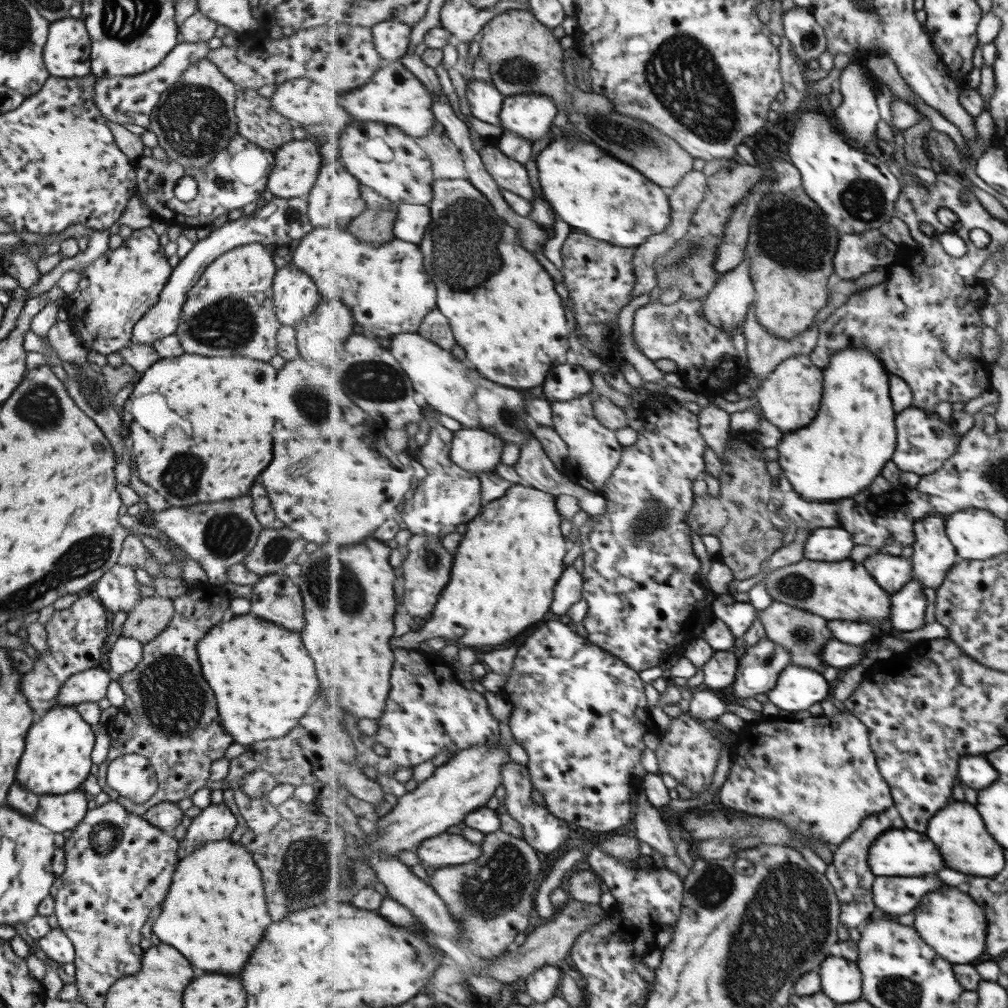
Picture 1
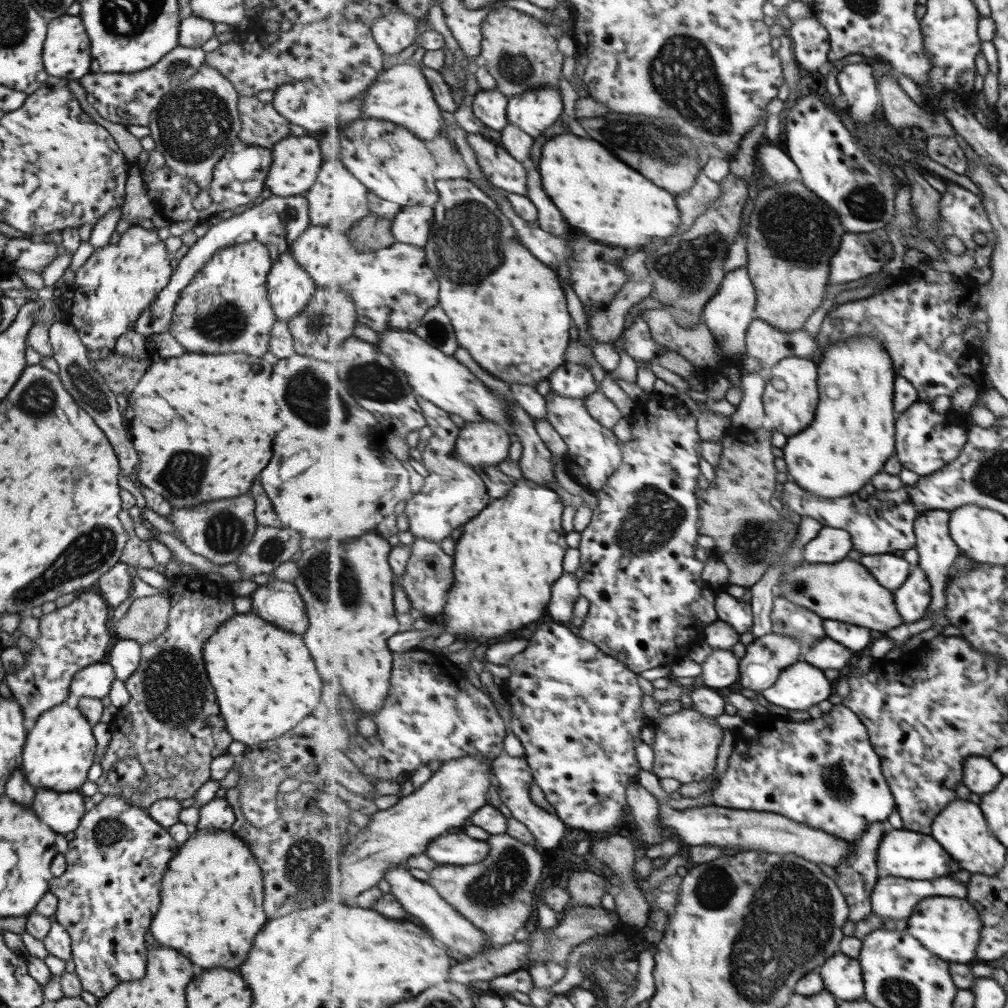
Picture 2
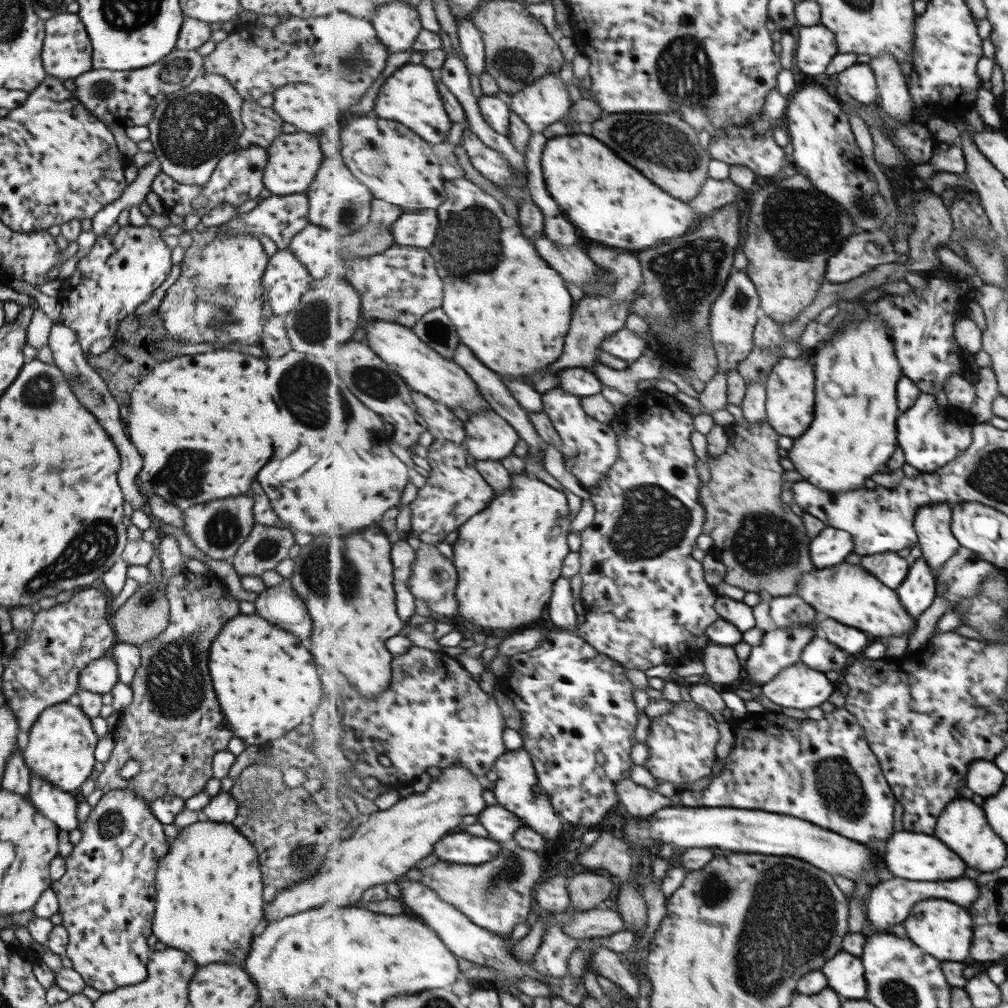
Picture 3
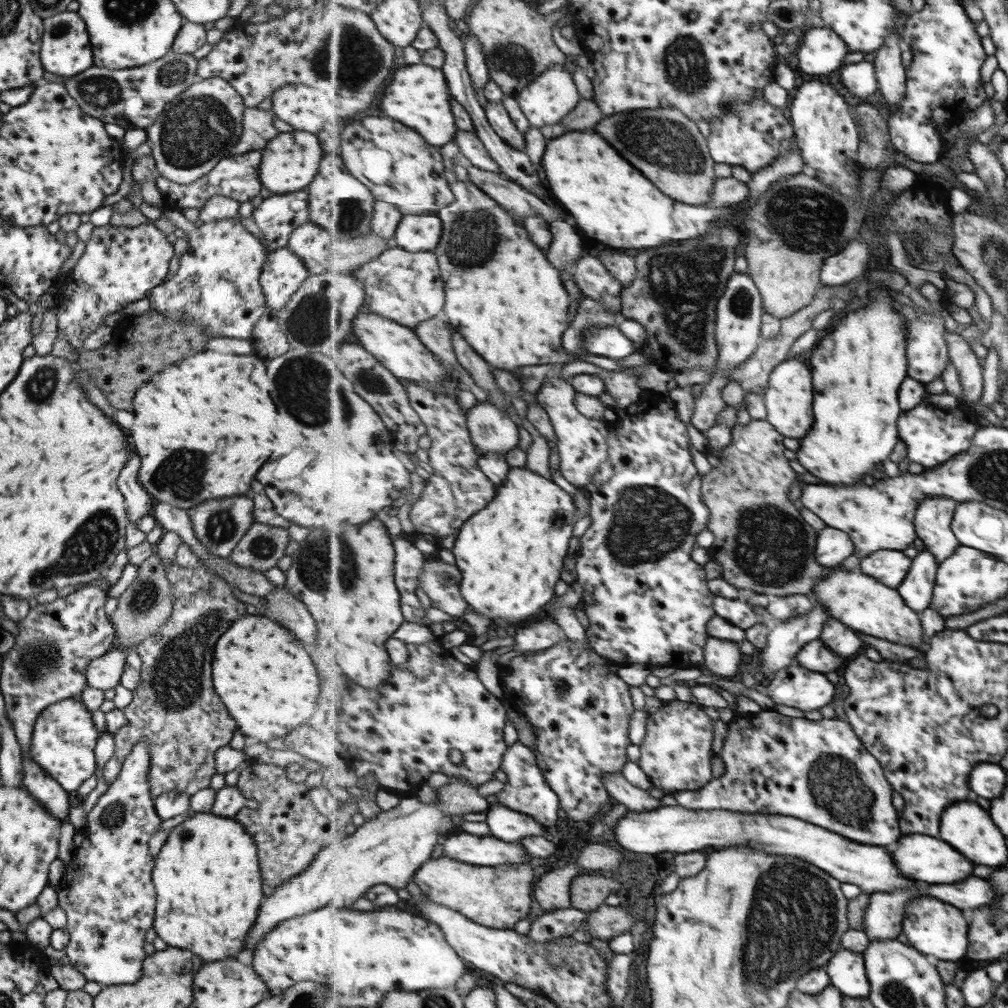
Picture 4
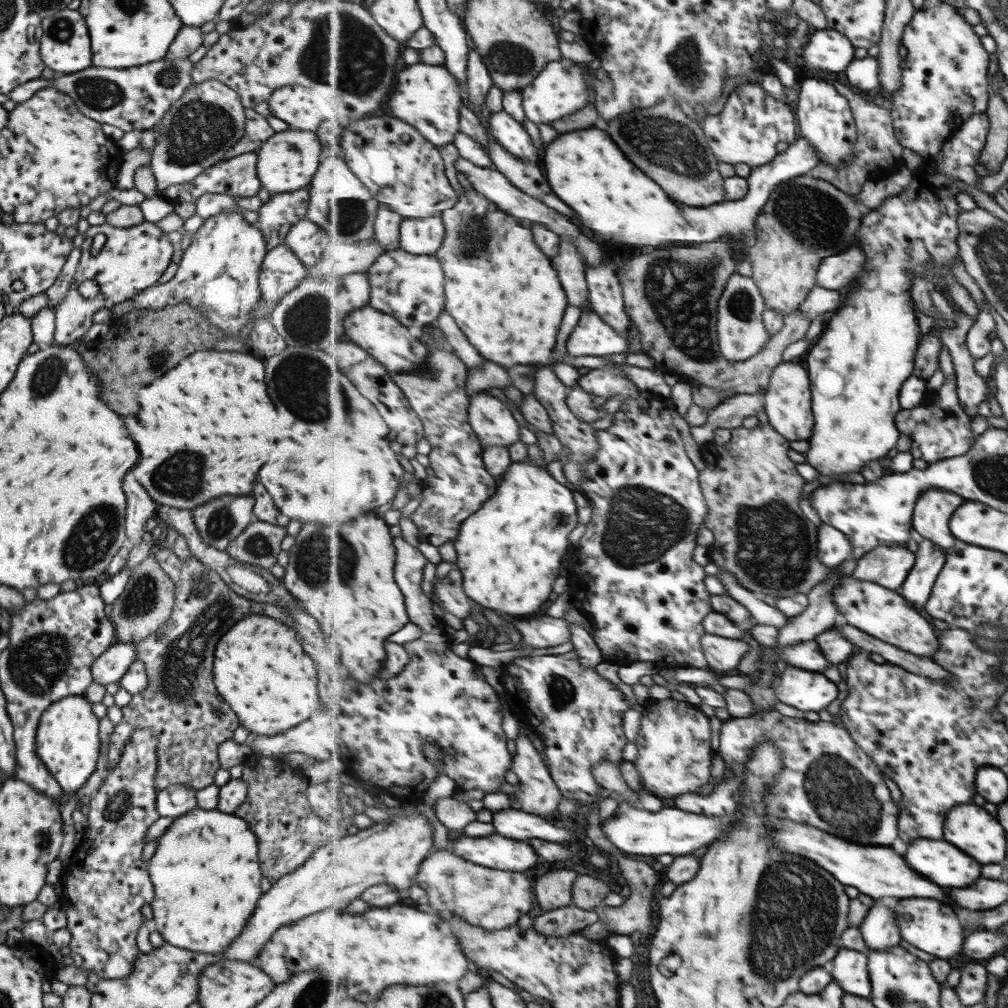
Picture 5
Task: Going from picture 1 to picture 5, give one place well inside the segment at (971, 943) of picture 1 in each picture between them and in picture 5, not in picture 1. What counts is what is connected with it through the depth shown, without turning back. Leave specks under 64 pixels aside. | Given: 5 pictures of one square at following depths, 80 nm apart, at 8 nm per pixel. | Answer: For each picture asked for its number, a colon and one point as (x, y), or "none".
2: (950, 927)
3: (941, 928)
4: (939, 930)
5: (931, 926)

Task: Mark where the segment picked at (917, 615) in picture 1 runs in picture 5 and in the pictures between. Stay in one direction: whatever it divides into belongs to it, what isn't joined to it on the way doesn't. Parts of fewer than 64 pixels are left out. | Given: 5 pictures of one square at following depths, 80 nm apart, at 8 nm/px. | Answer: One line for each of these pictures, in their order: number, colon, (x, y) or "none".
2: (914, 598)
3: (918, 593)
4: (918, 590)
5: (930, 557)

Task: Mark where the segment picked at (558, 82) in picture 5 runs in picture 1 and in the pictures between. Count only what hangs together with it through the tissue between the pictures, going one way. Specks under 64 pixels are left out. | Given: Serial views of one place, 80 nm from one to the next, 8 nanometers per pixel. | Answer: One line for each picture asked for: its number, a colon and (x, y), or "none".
1: (531, 116)
2: (535, 111)
3: (547, 101)
4: (546, 101)

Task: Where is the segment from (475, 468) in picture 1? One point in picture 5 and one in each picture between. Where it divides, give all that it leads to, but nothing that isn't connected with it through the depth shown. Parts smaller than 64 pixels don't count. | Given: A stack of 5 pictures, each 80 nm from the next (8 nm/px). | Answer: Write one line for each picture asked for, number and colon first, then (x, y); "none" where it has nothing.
2: (482, 443)
3: (490, 436)
4: (493, 431)
5: (495, 425)

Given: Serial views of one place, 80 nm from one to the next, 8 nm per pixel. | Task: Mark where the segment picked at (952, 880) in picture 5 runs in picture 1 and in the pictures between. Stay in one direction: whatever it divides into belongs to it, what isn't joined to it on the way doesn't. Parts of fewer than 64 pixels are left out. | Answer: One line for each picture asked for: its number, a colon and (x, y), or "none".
1: (898, 852)
2: (904, 853)
3: (915, 856)
4: (931, 860)

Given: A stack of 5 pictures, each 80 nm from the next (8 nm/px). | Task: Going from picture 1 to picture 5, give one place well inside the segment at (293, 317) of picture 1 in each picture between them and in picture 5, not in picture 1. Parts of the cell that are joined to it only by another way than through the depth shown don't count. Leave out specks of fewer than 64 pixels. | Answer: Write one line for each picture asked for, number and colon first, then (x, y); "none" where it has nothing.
2: (289, 288)
3: (284, 278)
4: (282, 272)
5: (279, 272)

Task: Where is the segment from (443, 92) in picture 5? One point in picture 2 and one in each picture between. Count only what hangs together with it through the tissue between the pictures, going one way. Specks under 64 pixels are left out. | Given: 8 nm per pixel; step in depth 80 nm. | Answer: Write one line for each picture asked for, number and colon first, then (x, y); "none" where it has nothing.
2: (403, 94)
3: (411, 95)
4: (419, 95)

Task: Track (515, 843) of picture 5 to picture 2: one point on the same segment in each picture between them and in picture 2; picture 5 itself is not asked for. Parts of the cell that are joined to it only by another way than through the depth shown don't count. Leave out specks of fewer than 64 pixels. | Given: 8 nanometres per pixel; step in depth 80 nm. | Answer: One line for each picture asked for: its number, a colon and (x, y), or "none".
2: (460, 849)
3: (464, 848)
4: (480, 851)

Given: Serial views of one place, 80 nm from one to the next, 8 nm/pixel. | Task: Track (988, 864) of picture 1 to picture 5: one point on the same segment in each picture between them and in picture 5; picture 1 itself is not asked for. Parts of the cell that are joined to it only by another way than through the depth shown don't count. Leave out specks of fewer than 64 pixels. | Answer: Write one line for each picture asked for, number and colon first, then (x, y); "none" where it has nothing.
2: (961, 827)
3: (963, 826)
4: (966, 825)
5: (971, 826)

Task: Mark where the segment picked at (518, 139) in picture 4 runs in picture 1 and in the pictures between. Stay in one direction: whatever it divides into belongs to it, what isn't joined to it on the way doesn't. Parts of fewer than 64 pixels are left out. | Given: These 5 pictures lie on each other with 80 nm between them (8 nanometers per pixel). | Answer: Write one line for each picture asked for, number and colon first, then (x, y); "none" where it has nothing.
1: (486, 101)
2: (490, 106)
3: (497, 111)

